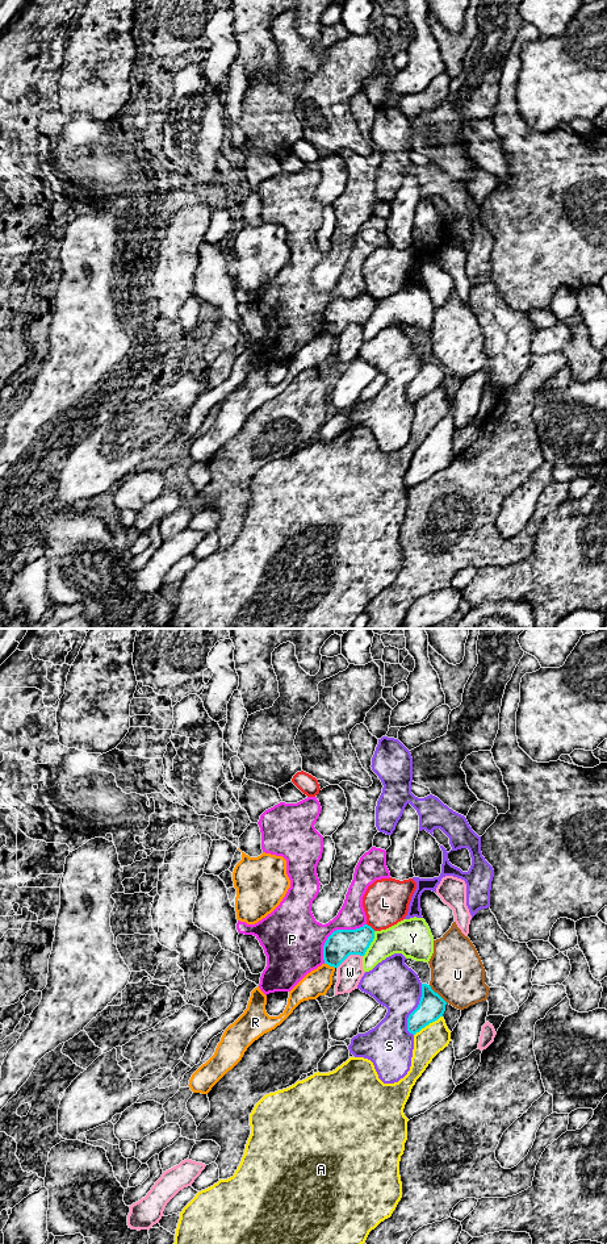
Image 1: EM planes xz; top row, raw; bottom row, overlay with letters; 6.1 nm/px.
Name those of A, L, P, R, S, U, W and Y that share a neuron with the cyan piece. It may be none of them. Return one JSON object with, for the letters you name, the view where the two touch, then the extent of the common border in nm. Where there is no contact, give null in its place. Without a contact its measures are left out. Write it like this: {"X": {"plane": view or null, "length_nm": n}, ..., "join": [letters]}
{"join": []}

